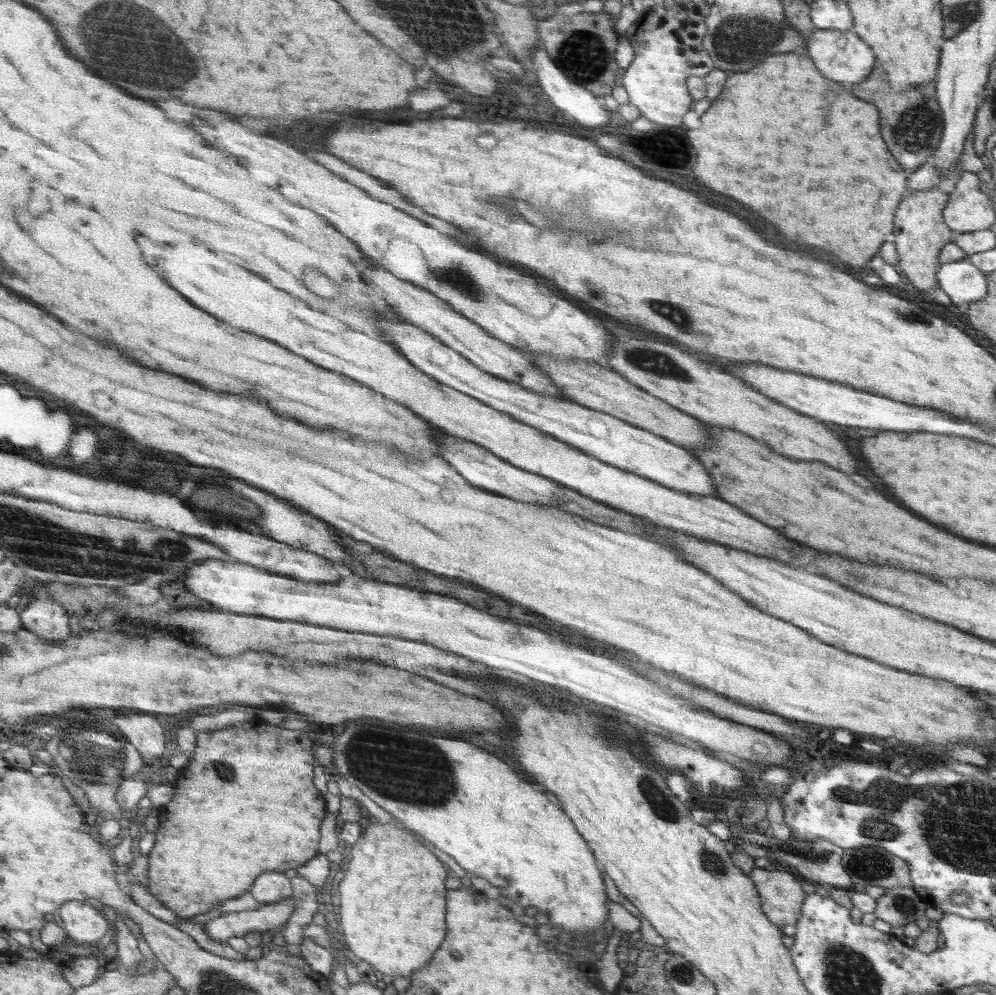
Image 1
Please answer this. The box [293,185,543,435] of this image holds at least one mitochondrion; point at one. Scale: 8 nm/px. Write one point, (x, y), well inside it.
(456, 277)

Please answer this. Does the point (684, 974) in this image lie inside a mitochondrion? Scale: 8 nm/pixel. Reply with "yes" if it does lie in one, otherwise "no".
yes

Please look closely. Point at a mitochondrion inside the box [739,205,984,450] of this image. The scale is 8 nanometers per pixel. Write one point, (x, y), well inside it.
(906, 312)

